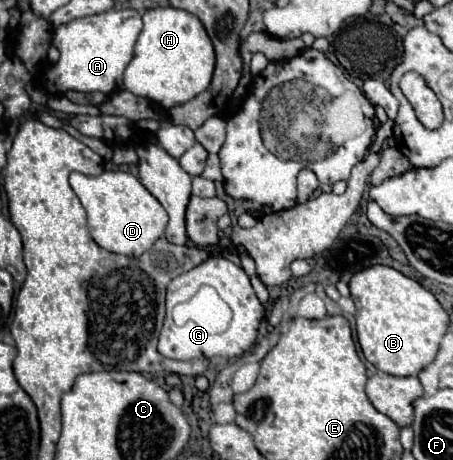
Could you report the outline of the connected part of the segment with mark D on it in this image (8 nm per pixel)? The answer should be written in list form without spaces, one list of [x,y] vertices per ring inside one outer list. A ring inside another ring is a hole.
[[[110,169],[98,177],[88,177],[72,171],[70,187],[88,213],[88,229],[92,239],[102,249],[128,257],[140,257],[158,237],[164,235],[168,223],[166,209],[132,173]]]

